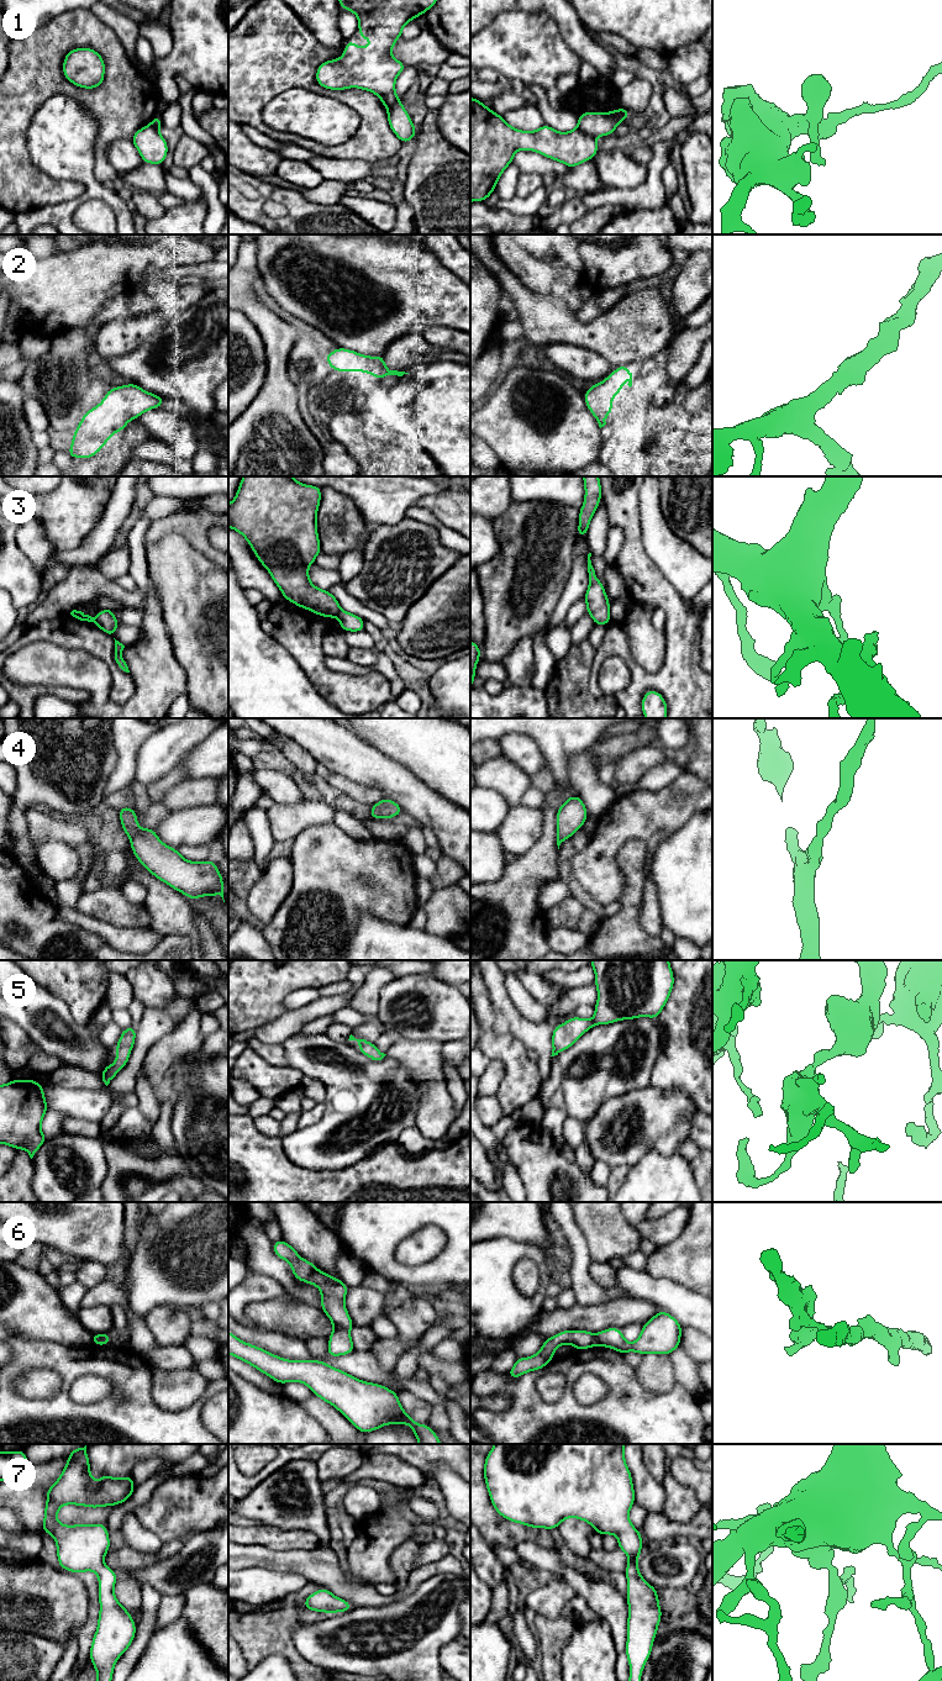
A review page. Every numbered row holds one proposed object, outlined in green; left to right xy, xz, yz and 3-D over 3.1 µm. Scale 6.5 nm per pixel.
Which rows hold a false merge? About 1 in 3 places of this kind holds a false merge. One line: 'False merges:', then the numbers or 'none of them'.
False merges: 1, 3, 6

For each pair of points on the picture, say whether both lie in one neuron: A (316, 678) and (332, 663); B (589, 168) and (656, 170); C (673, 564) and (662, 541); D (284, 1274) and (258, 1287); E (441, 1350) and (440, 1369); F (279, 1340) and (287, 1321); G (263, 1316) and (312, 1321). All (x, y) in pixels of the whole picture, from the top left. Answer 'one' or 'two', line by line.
A: two
B: two
C: one
D: two
E: two
F: two
G: one

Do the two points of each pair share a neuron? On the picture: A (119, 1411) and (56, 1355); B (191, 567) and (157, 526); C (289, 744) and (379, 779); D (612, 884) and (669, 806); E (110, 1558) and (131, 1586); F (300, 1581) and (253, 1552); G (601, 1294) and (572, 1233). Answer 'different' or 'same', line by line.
A: same
B: different
C: different
D: same
E: different
F: different
G: same

